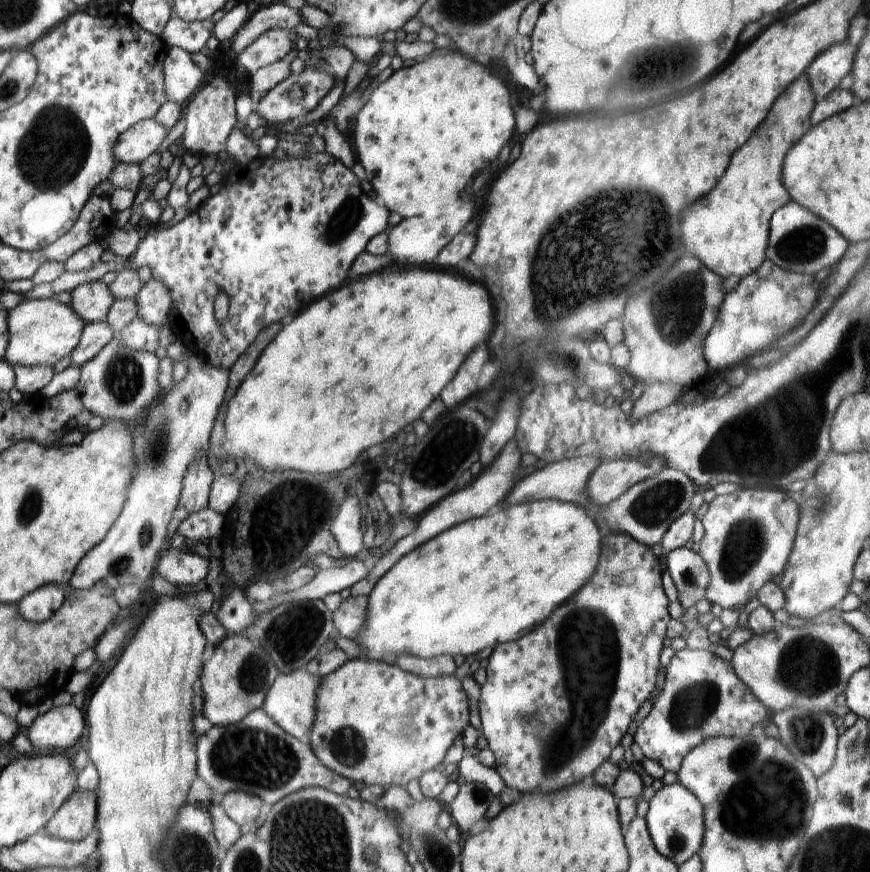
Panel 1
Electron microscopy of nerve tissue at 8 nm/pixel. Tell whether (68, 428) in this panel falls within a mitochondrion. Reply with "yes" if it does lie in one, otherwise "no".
no

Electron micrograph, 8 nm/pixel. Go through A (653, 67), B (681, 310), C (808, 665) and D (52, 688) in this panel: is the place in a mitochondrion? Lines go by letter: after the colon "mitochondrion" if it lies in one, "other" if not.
A: mitochondrion
B: mitochondrion
C: mitochondrion
D: other

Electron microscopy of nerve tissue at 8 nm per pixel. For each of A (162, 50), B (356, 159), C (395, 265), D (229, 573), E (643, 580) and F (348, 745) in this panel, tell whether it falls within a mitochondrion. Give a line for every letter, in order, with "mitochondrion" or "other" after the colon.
A: other
B: other
C: other
D: other
E: other
F: mitochondrion

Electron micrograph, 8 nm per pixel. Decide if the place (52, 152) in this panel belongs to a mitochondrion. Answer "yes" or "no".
yes

